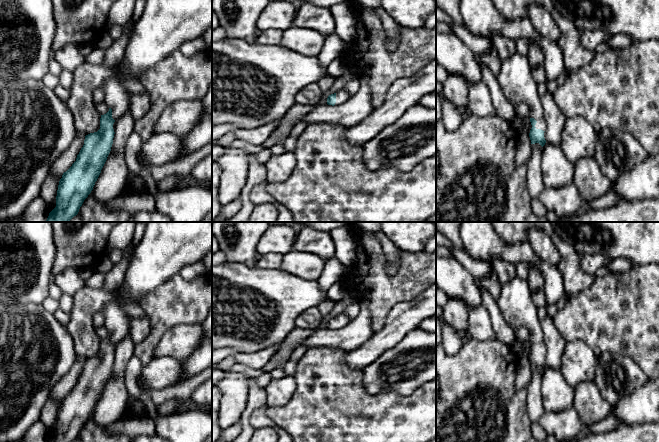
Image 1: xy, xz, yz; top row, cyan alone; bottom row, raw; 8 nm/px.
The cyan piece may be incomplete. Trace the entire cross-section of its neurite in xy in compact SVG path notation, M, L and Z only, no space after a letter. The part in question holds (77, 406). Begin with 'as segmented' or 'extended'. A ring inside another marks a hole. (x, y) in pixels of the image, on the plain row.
extended; M147 222L144 235L134 249L123 282L112 292L113 299L99 310L104 316L104 326L110 331L109 335L101 339L100 353L85 360L84 369L76 385L63 397L58 409L56 431L49 437L48 442L73 442L93 414L111 375L115 358L113 348L128 334L132 317L125 312L124 302L130 300L139 303L143 296L180 274L181 269L187 264L203 262L211 250L212 222Z

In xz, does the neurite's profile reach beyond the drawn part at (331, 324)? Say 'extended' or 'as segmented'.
extended

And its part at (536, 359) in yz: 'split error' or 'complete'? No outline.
split error

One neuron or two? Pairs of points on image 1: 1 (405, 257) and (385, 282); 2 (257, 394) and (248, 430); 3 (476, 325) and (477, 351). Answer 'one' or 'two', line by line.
1: one
2: one
3: two

